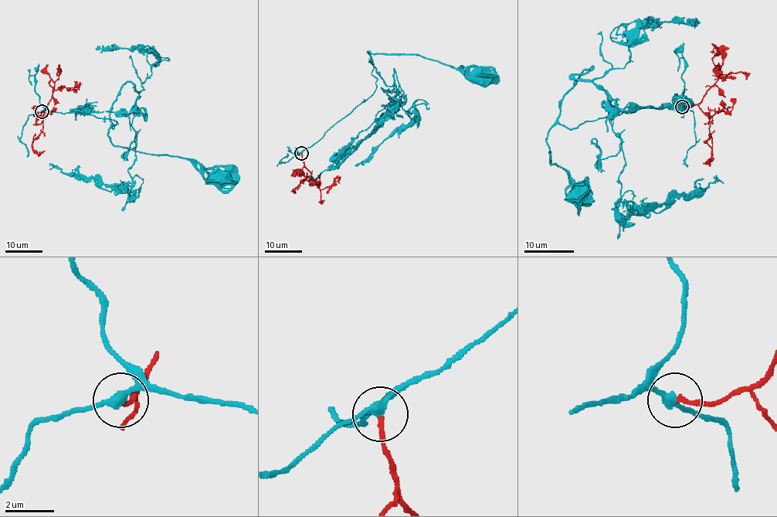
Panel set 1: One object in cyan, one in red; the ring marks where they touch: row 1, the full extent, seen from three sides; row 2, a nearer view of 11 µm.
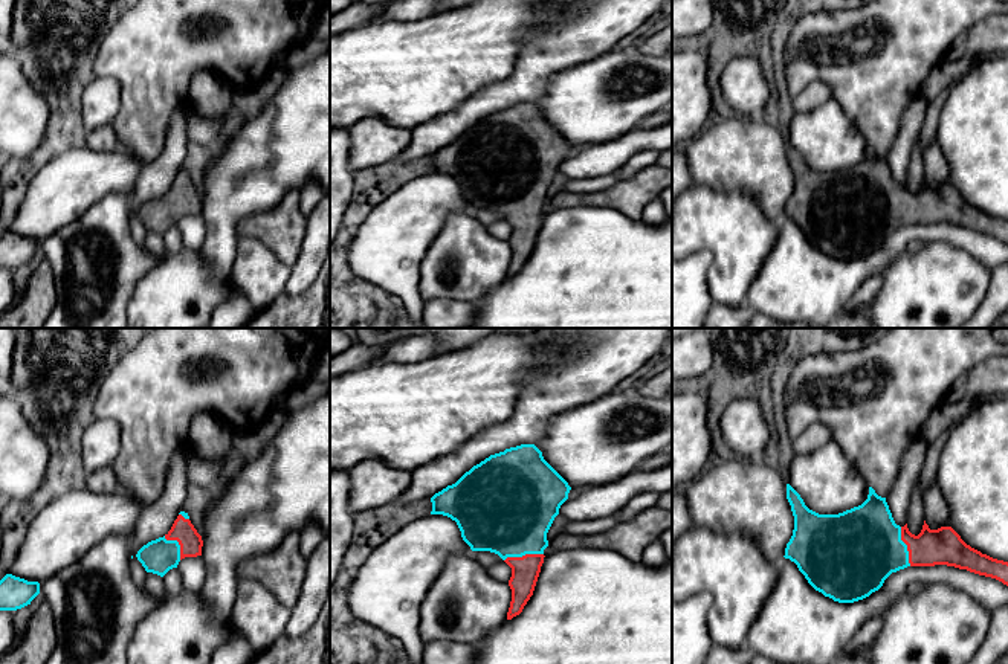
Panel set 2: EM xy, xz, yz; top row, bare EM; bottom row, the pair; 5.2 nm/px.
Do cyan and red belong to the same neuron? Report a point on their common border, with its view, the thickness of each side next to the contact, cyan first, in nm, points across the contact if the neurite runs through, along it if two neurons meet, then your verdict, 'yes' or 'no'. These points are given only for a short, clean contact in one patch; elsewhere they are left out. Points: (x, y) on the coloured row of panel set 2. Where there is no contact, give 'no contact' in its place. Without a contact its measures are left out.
contact xz (523, 554); calibres 480 and 150 nm; way xz (507, 510), (523, 554), (526, 570); yes

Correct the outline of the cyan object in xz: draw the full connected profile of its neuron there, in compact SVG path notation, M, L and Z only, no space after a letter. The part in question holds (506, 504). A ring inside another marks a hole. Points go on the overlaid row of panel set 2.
M535 444L490 455L431 498L431 514L457 522L472 551L498 554L510 568L507 620L533 595L547 533L571 487Z

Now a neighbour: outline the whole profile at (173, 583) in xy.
M177 568L170 569L163 577L166 594L174 595L185 591L182 577Z

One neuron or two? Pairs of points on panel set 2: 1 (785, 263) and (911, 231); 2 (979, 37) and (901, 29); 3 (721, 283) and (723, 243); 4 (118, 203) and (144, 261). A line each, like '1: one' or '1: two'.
1: one
2: two
3: one
4: one

